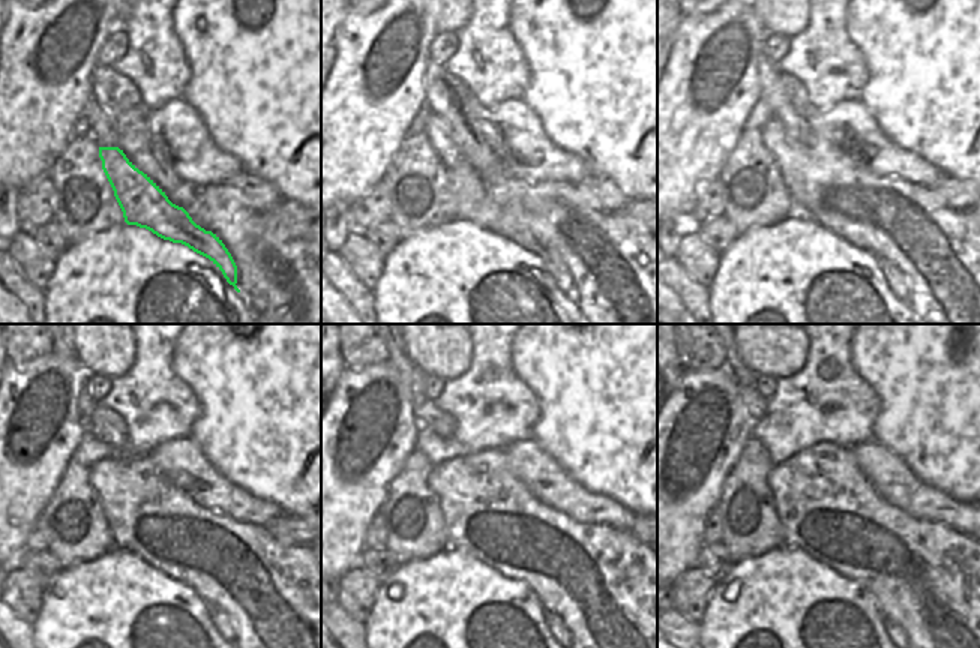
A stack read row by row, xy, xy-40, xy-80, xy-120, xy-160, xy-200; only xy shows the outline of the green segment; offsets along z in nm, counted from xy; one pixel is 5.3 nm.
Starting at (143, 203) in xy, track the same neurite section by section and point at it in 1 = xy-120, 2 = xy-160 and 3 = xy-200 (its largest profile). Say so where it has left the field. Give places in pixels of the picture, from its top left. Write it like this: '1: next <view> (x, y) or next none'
1: next xy-120 (219, 618)
2: next xy-160 (556, 626)
3: next xy-200 (892, 629)

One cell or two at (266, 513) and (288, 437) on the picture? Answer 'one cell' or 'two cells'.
two cells

